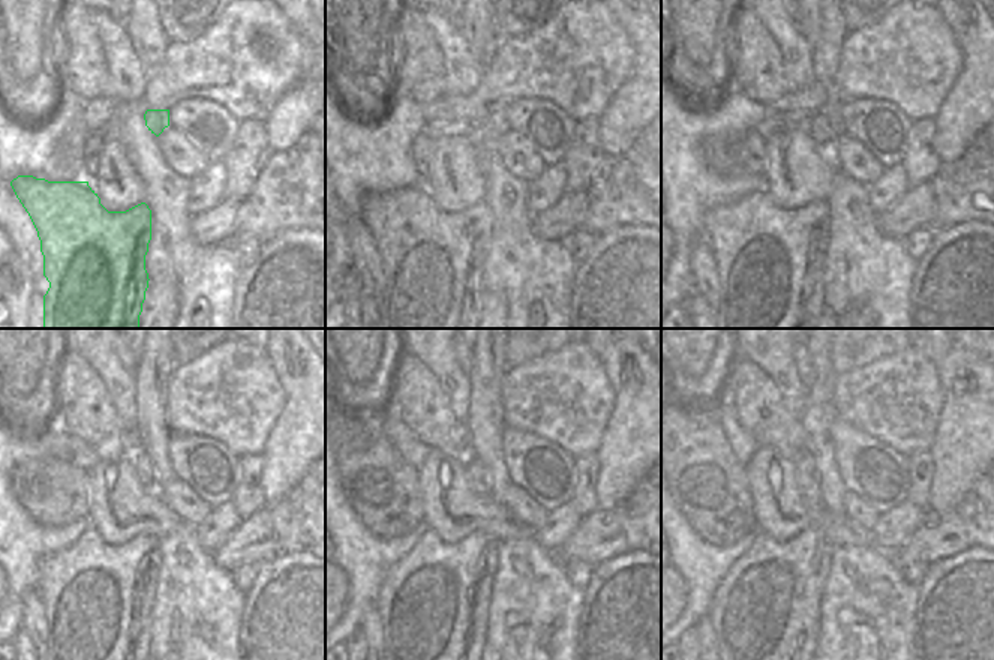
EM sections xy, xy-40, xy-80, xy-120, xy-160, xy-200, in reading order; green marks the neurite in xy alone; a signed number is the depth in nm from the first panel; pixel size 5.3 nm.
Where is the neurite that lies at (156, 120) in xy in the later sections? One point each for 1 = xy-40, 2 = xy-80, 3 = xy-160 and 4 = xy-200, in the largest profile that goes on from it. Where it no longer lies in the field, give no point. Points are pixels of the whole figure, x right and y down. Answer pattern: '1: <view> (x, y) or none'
1: xy-40 (486, 131)
2: xy-80 (819, 128)
3: xy-160 (477, 474)
4: xy-200 (807, 476)

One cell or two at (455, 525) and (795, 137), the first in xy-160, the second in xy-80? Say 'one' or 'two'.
one

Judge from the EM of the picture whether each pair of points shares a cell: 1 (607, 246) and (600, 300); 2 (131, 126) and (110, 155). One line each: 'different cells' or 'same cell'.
1: same cell
2: different cells

